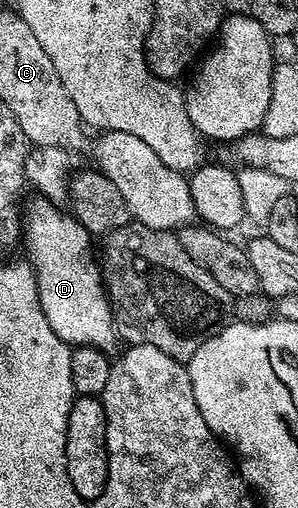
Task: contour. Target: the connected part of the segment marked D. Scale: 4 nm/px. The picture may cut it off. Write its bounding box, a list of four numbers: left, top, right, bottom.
[22,197,118,352]

